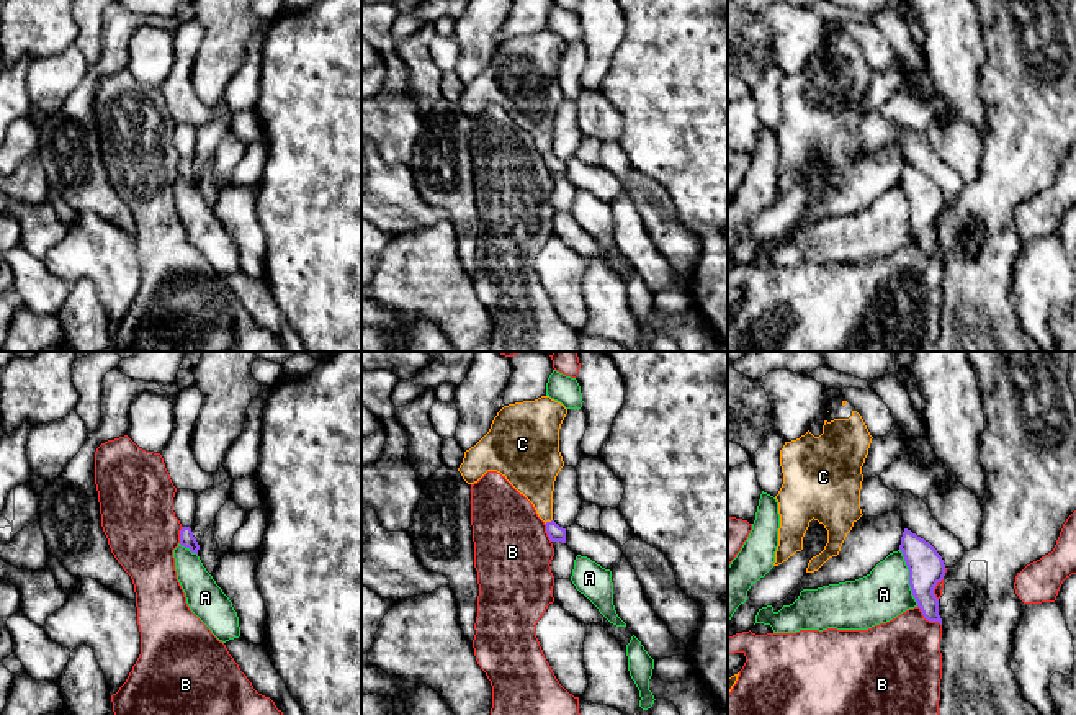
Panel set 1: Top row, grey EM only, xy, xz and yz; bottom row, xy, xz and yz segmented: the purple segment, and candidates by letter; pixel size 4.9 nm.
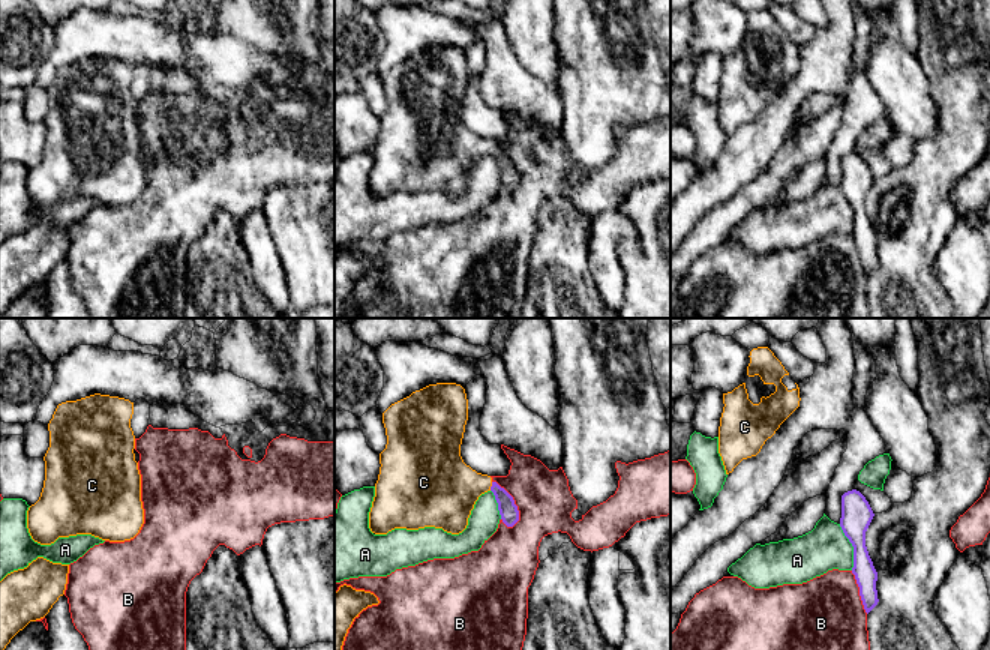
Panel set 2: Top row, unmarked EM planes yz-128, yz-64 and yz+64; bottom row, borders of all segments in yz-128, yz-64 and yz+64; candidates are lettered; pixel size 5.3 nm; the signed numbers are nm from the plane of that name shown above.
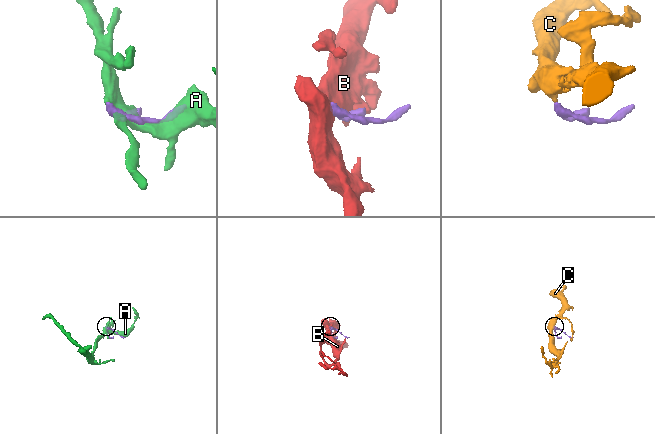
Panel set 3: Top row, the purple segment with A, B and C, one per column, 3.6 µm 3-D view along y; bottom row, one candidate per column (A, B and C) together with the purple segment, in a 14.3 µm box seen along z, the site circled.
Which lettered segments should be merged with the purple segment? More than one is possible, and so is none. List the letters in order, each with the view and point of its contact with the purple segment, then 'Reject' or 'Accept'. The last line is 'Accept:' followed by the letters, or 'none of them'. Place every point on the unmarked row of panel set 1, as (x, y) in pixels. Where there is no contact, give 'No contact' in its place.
A: Touches purple at yz (910, 211). Reject
B: Touches purple at yz (928, 252). Reject
C: Touches purple at xz (548, 156). Accept
Accept: C

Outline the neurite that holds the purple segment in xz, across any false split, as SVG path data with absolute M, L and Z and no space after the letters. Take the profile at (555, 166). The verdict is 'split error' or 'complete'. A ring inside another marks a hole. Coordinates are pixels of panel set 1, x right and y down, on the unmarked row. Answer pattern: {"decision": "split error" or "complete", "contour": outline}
{"decision": "split error", "contour": "M549 29L504 39L458 101L468 118L487 105L500 106L533 137L549 173L561 177L566 177L566 162L553 154L553 124L564 100L559 62L566 47L567 43Z"}

